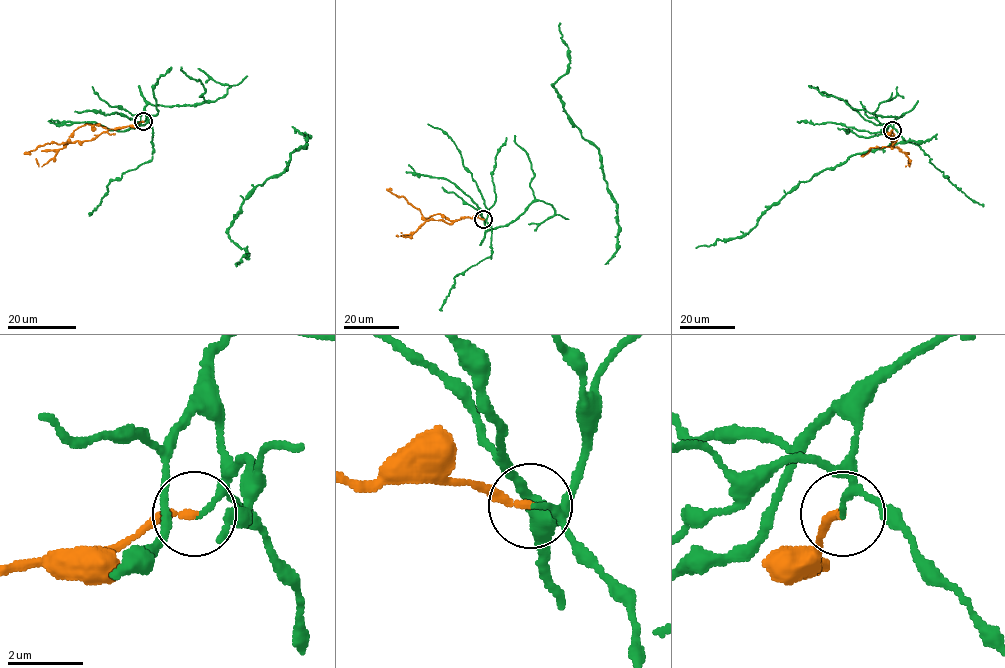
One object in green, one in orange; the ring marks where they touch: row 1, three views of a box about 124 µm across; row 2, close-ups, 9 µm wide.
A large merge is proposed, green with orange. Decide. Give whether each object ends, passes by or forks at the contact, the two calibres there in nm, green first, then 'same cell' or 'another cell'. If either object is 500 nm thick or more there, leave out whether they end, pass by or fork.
green passes by; orange ends there; 120 nm thick on the green side, 200 nm on the other; same cell

